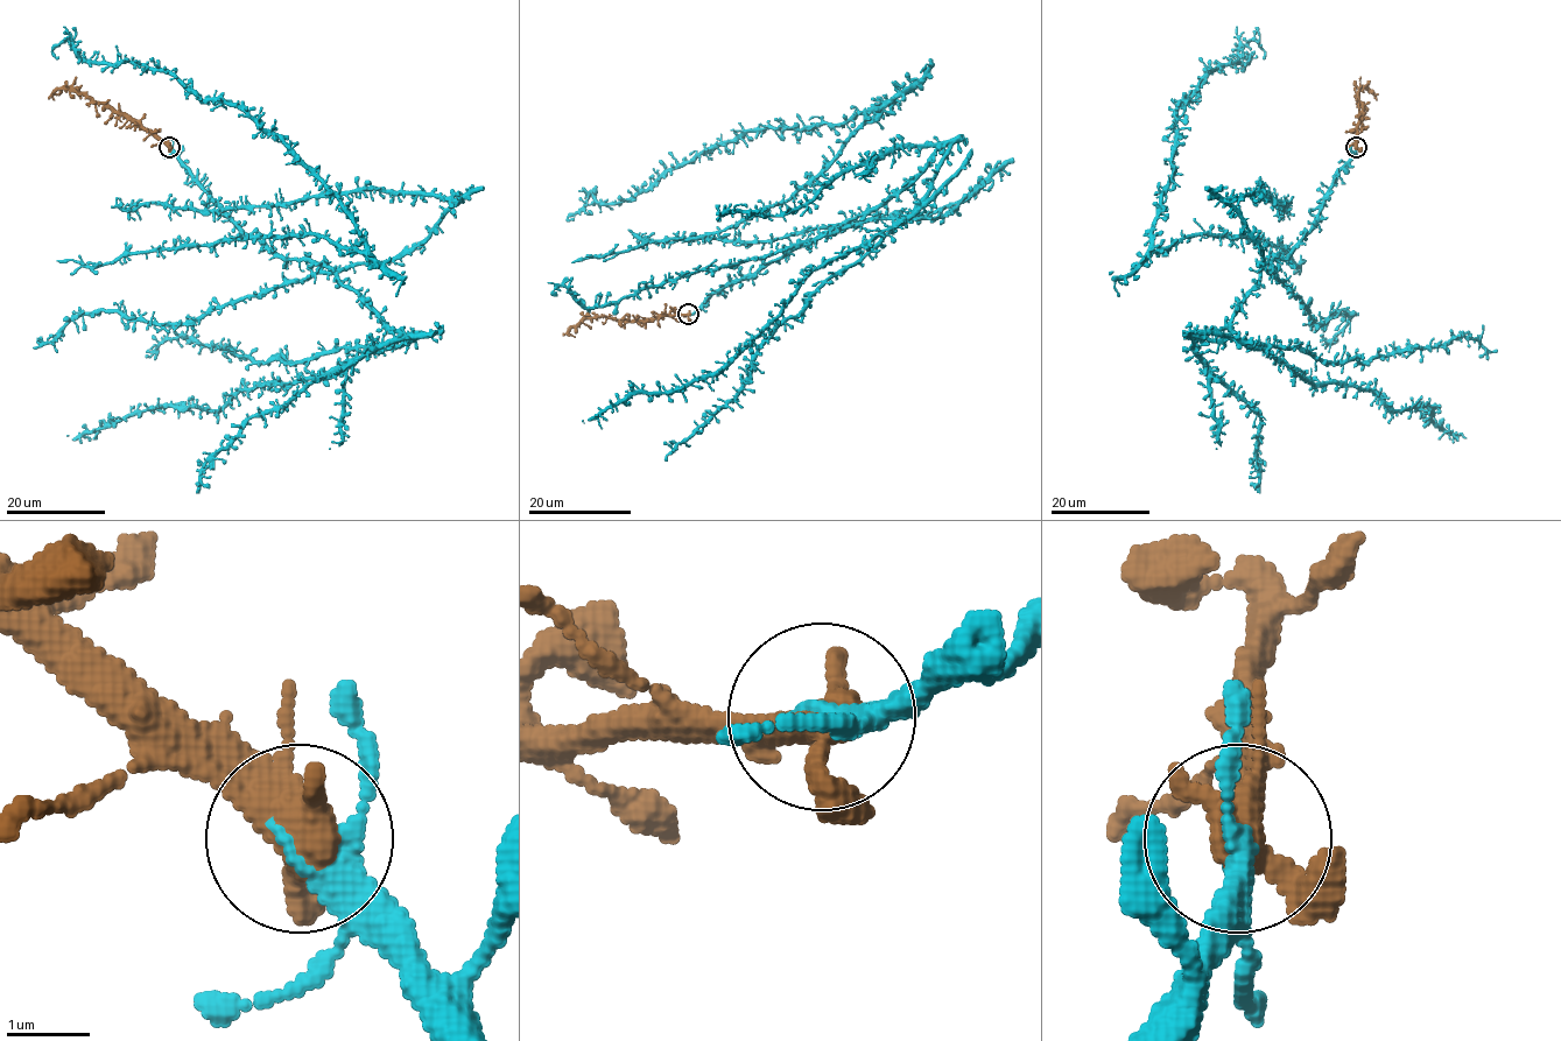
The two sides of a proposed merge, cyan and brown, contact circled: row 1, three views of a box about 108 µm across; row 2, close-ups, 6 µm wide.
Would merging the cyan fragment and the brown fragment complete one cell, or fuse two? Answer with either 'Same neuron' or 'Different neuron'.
Same neuron

